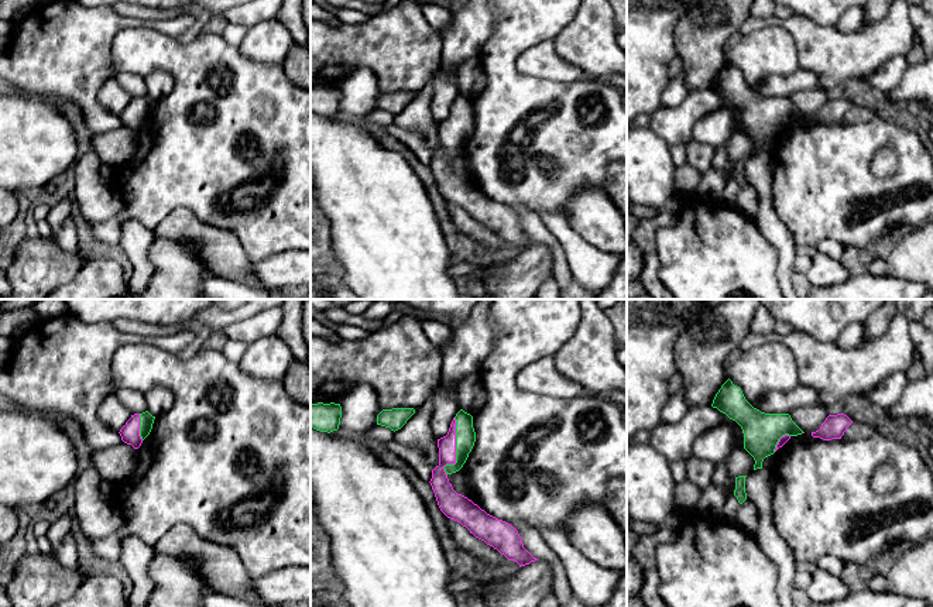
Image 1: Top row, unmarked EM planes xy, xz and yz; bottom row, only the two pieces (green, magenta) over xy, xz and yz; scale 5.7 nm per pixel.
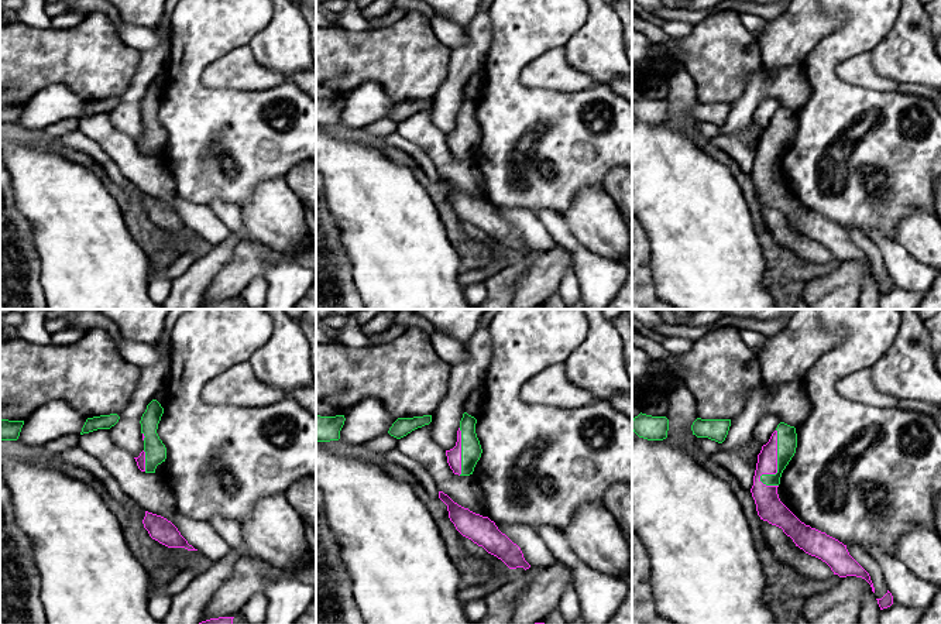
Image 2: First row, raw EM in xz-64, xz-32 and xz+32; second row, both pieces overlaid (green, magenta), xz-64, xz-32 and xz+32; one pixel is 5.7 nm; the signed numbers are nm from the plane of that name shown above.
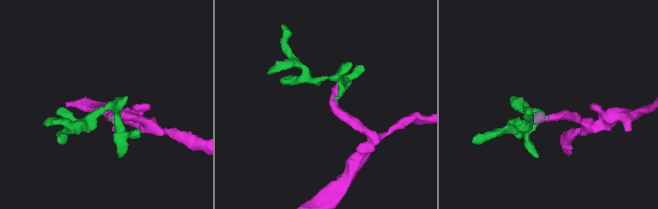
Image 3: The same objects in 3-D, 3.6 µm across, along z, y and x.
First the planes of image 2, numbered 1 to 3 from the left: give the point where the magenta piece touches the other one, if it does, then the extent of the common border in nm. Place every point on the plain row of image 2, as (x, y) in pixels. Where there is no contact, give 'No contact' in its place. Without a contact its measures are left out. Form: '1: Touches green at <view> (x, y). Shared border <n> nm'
1: Touches green at xz-64 (146, 144). Shared border 120 nm
2: Touches green at xz-32 (462, 136). Shared border 280 nm
3: Touches green at xz+32 (778, 147). Shared border 340 nm

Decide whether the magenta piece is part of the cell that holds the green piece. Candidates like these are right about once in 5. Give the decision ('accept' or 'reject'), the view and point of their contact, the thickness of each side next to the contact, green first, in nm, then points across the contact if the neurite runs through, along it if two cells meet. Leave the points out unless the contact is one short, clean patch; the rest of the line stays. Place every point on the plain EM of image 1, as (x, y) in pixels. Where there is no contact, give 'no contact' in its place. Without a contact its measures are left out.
accept | xz (456, 133) | 110/110 nm | across xz (465, 116), (456, 133), (439, 157), (439, 165)

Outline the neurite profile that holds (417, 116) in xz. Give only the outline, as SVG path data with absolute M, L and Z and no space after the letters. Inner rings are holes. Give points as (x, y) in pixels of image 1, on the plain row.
M440 68L432 79L415 93L415 97L407 107L394 116L394 124L409 131L421 134L432 154L439 150L438 121L432 117L429 104L433 95L433 86Z

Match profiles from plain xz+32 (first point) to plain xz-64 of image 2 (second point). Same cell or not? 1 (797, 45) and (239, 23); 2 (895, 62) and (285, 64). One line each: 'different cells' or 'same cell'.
1: different cells
2: same cell

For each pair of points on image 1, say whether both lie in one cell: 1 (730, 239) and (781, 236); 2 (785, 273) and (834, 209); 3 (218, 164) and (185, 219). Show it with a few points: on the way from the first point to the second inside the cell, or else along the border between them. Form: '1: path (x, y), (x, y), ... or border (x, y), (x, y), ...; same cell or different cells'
1: border (753, 220), (777, 250), (778, 268); different cells
2: border (778, 218), (796, 246); different cells
3: border (160, 222), (175, 209), (188, 208), (219, 227); different cells

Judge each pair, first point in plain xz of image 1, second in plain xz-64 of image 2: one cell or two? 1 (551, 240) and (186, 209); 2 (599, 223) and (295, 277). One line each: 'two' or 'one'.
1: one
2: two

